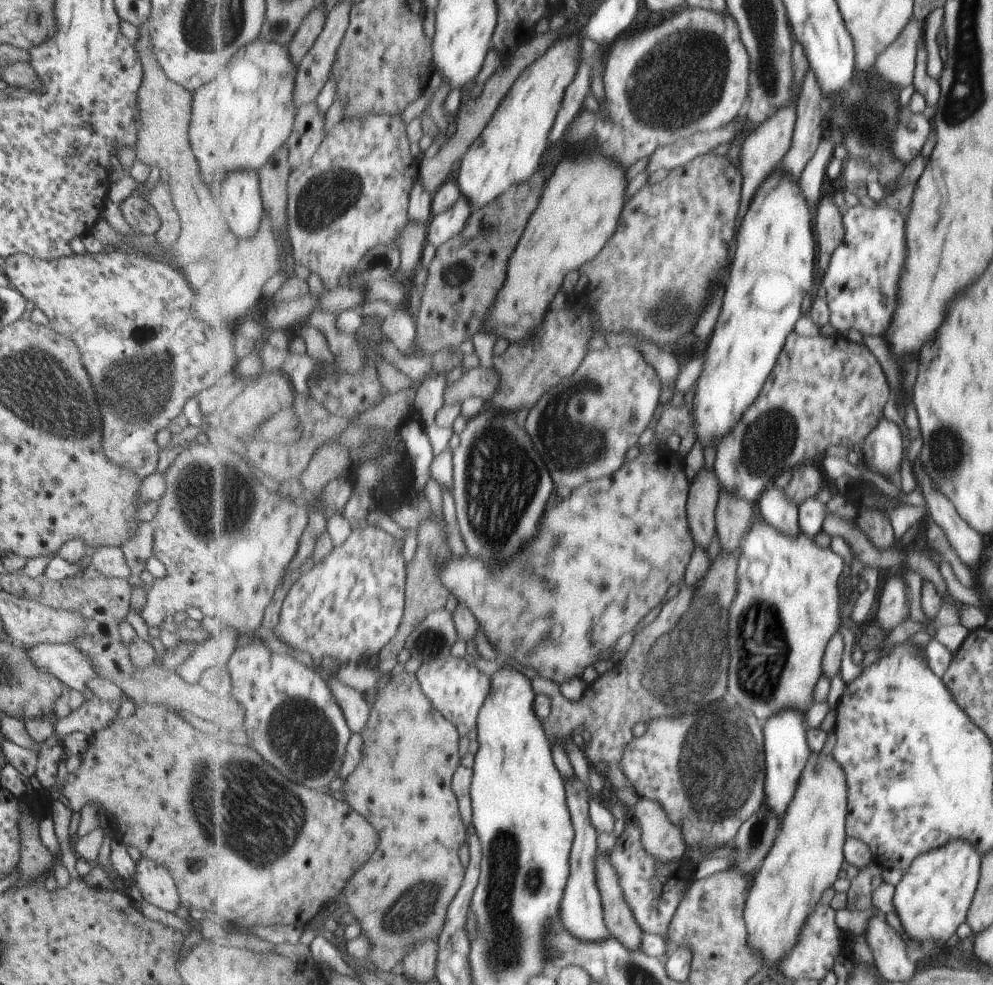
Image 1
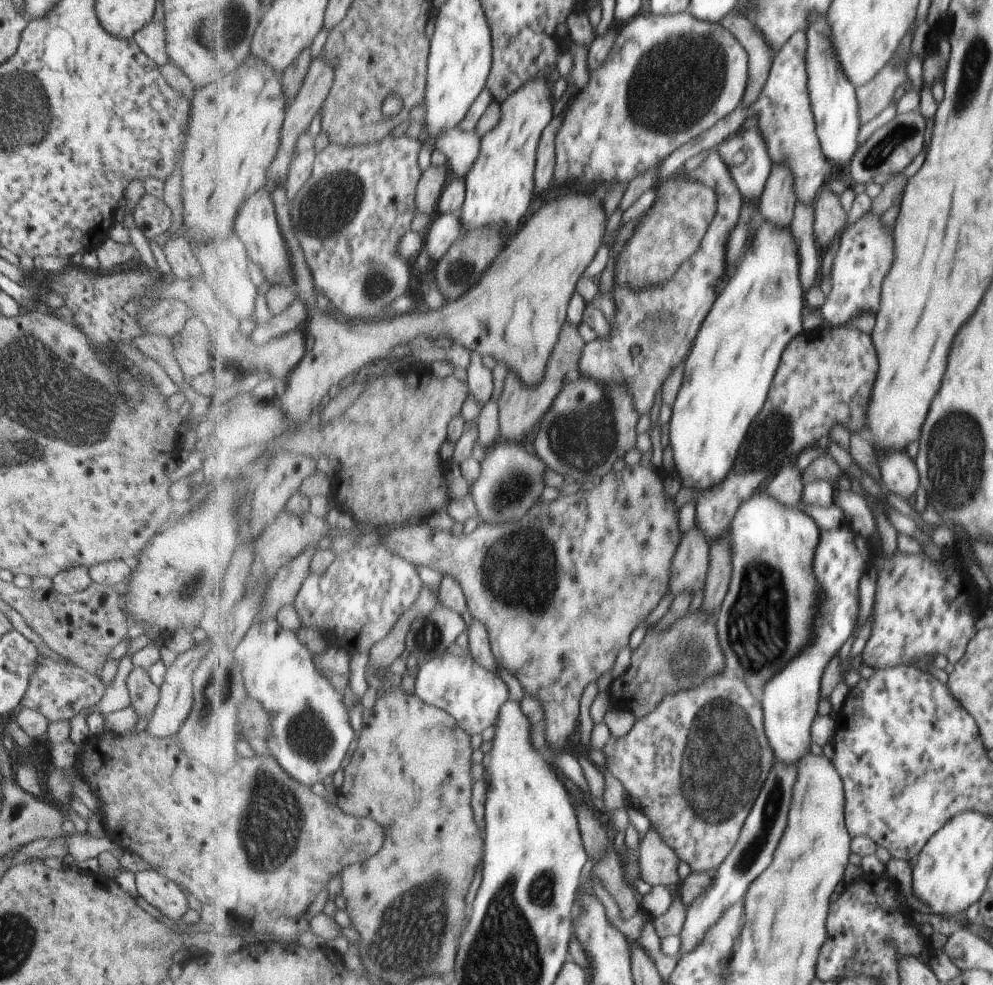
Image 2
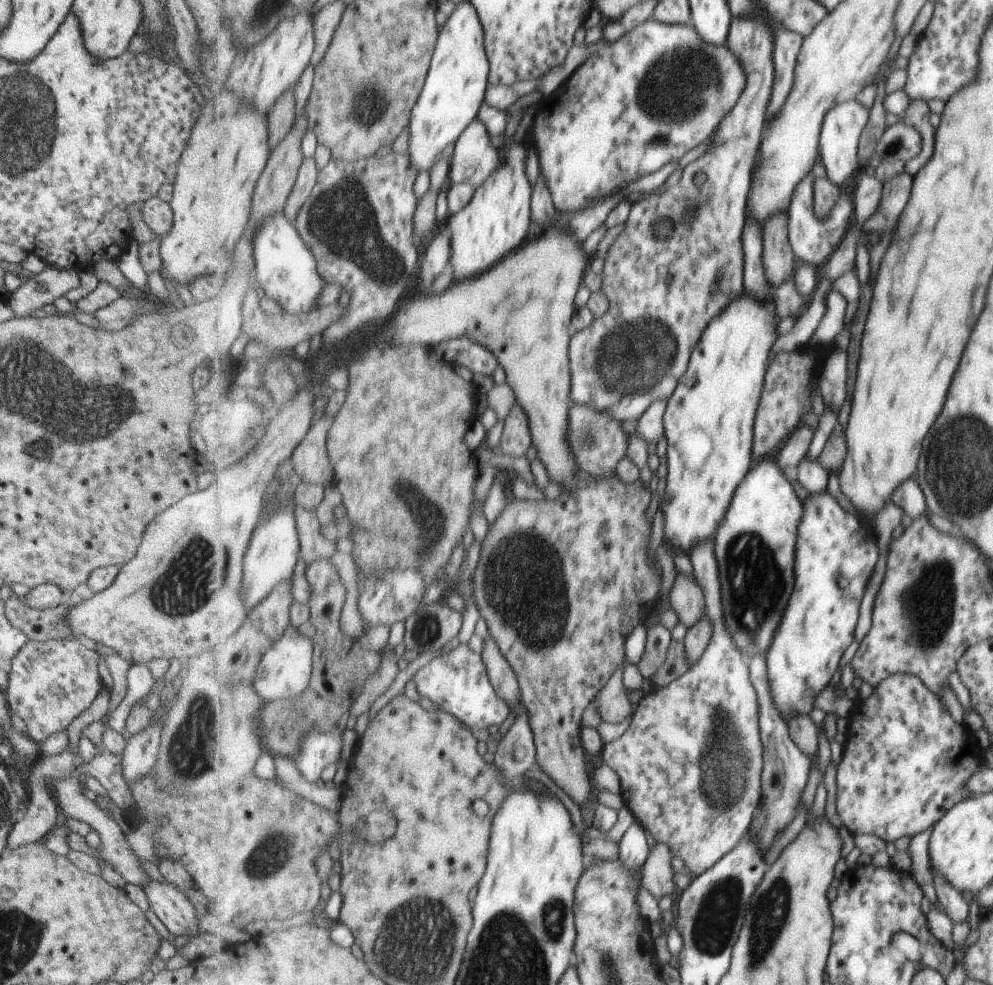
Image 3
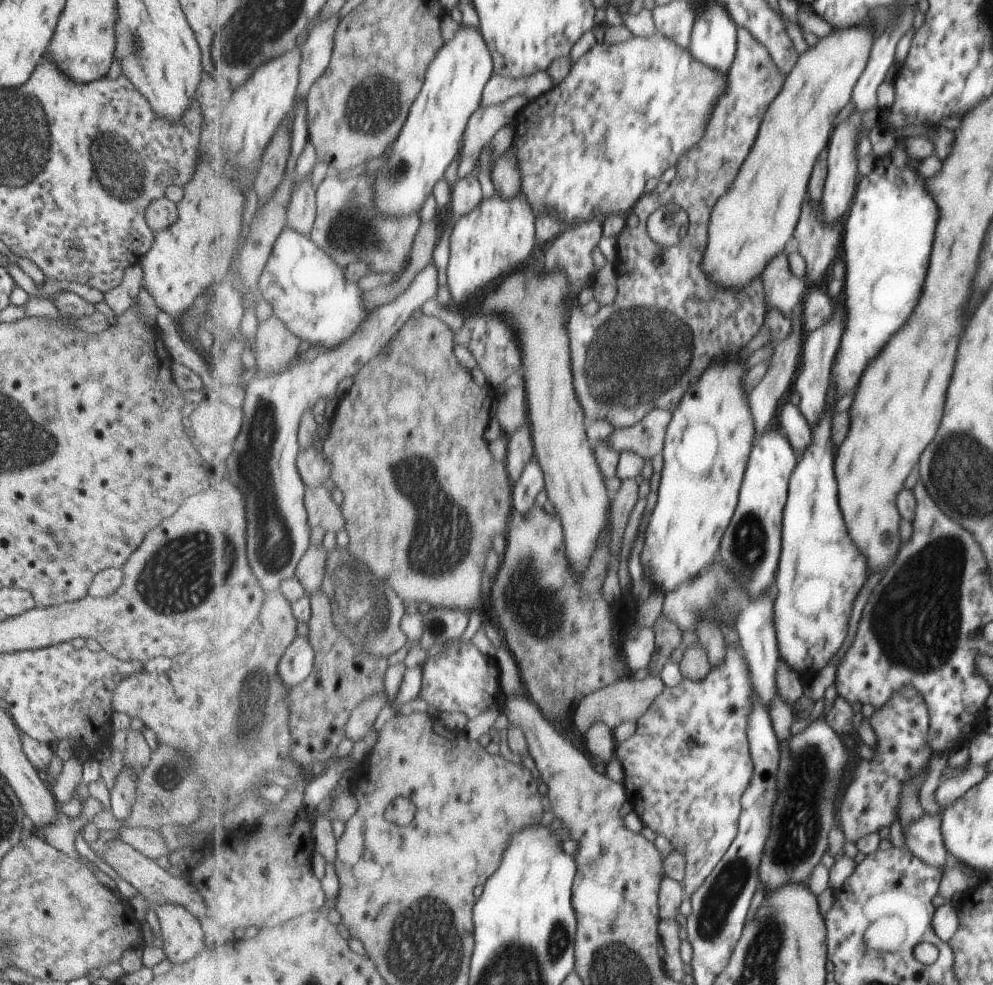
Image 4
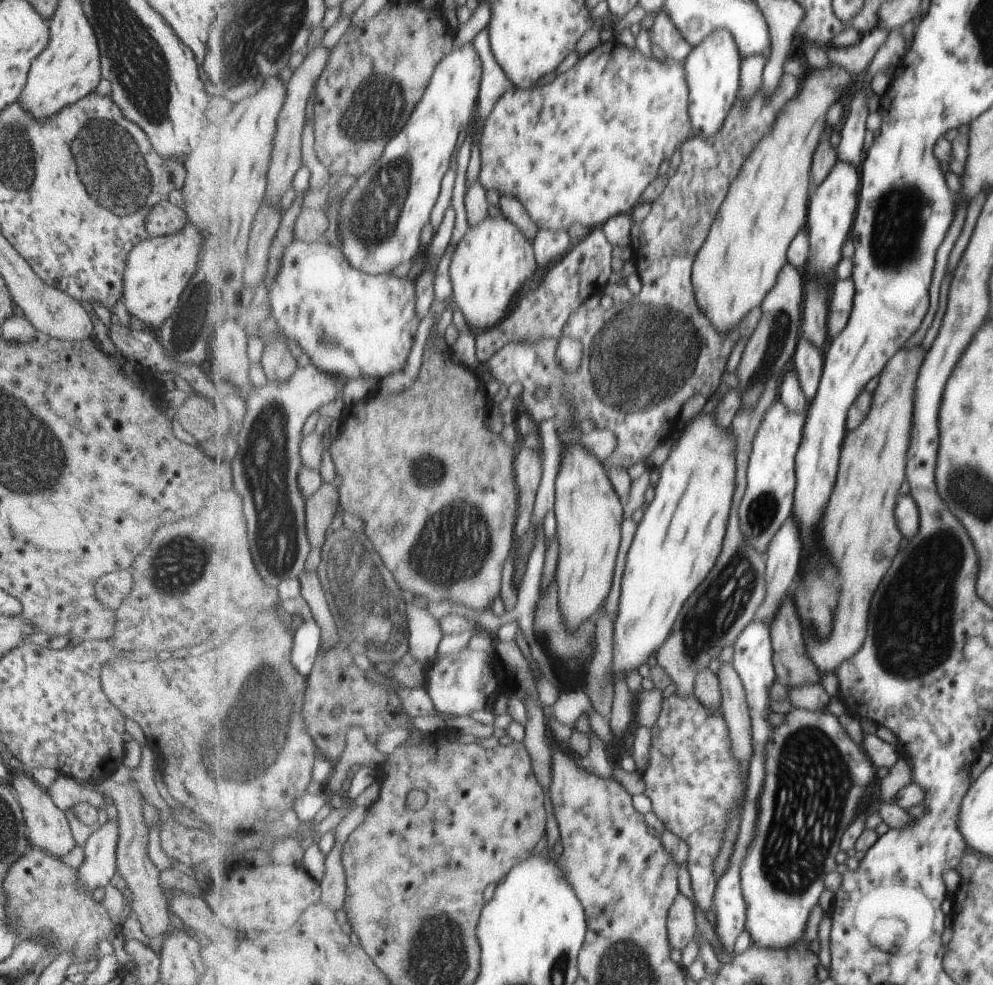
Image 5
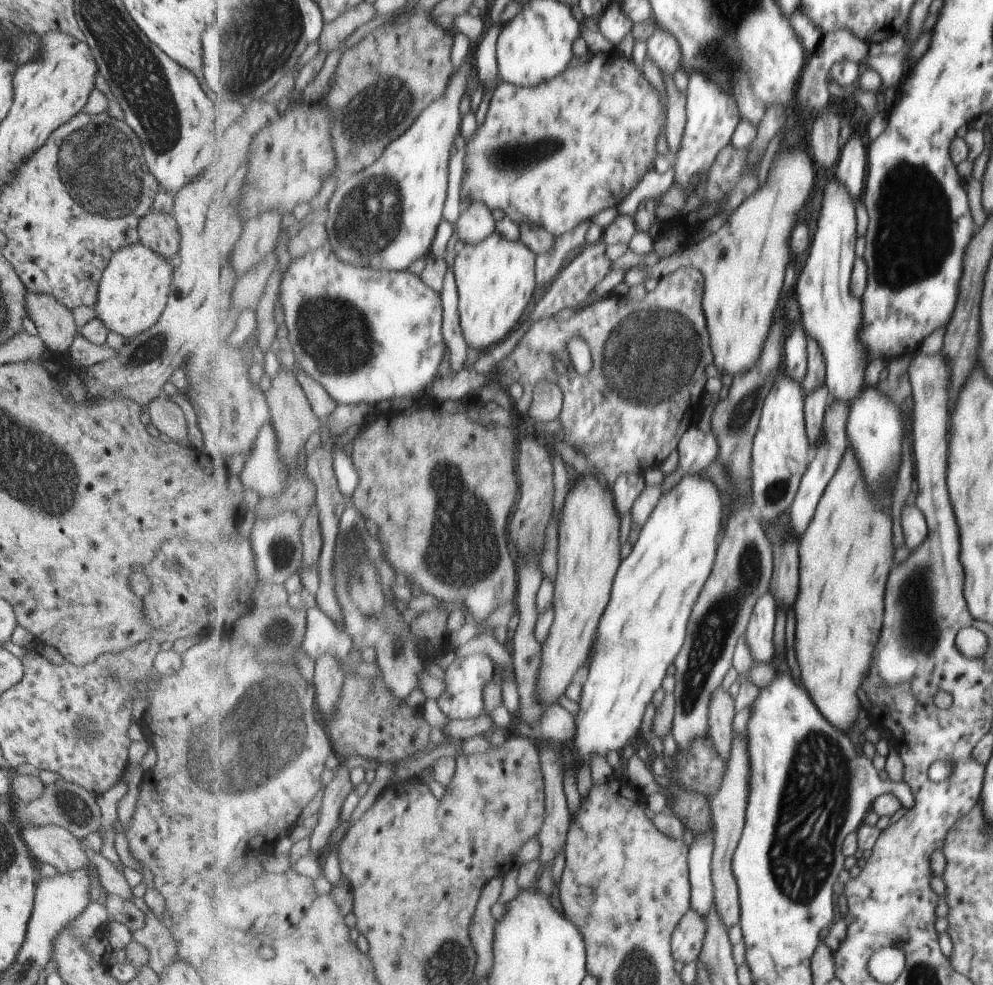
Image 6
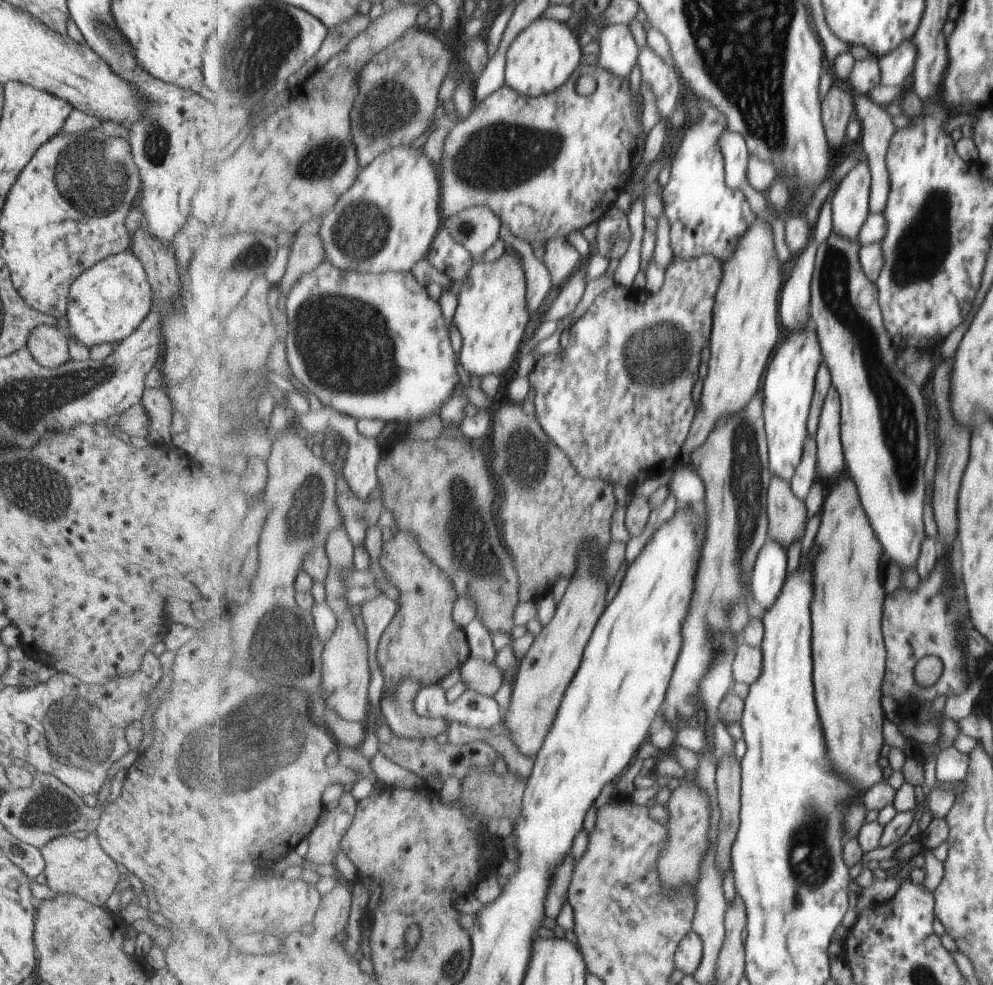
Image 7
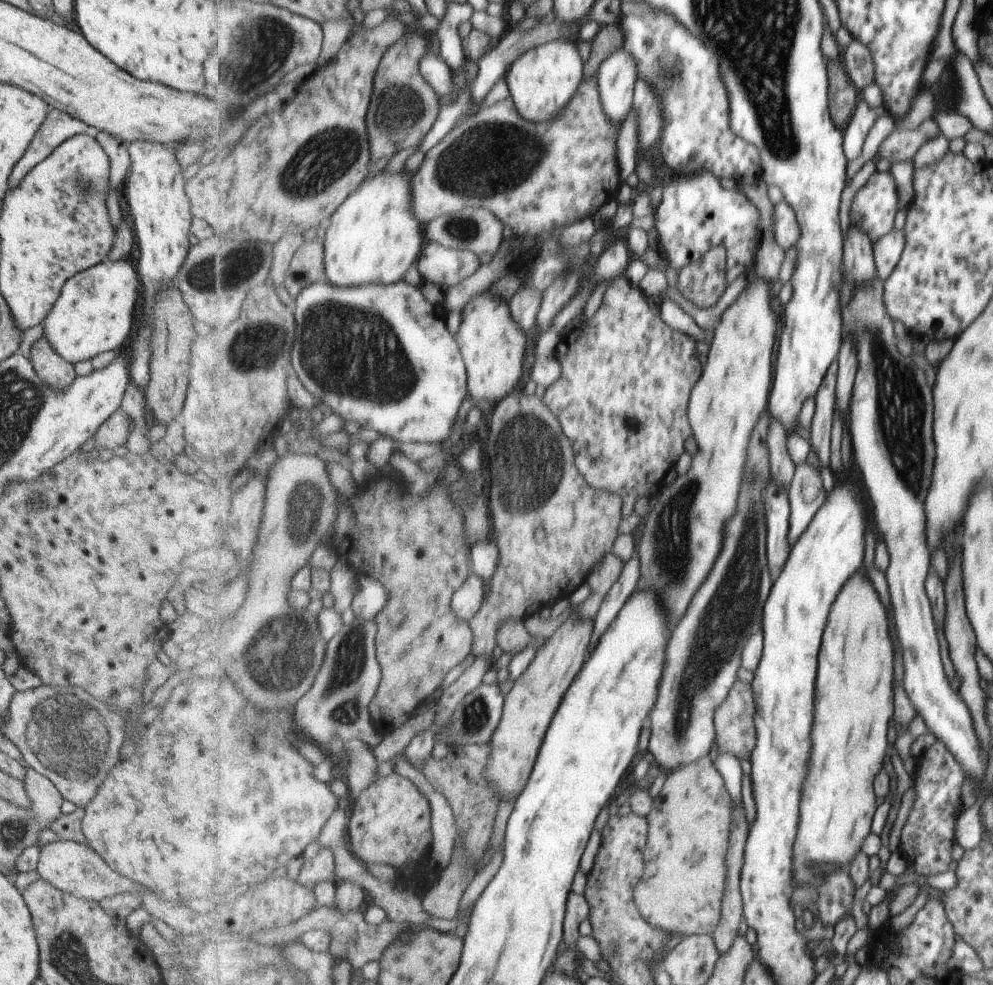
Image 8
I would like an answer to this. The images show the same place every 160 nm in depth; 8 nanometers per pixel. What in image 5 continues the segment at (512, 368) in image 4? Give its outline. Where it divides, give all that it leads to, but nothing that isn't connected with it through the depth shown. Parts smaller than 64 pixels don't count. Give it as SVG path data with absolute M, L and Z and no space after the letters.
M594 227L582 240L546 272L535 290L525 293L499 324L476 332L476 353L481 363L492 358L507 345L513 343L536 343L543 339L561 337L567 319L589 298L601 295L613 272L611 268L613 246L603 227Z

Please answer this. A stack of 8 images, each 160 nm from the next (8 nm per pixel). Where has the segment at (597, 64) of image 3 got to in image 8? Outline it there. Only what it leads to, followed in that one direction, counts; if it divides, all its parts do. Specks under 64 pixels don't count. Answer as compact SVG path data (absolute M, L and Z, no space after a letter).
M598 74L592 77L584 77L580 84L579 90L568 105L560 110L560 113L545 122L531 122L520 114L514 101L513 96L500 100L481 109L477 115L469 117L467 120L455 125L455 128L447 134L443 140L434 146L428 153L426 153L423 164L413 174L412 178L412 193L414 194L414 213L416 217L427 226L432 220L439 218L443 215L456 213L461 209L467 207L483 207L493 211L497 218L501 219L505 226L509 226L510 230L515 235L522 235L523 237L539 237L544 233L555 232L557 228L575 224L583 218L591 217L595 214L596 210L603 208L607 202L616 200L619 194L619 186L622 184L621 176L619 176L619 168L617 167L617 134L621 130L621 125L614 123L606 113L602 98L600 95L600 84Z

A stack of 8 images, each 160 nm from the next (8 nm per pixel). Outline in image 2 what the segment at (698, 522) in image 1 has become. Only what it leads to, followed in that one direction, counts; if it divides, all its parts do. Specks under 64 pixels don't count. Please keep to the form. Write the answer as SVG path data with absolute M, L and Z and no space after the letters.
M695 522L694 527L684 532L680 540L679 549L674 558L673 574L670 584L670 592L674 596L680 595L683 591L693 591L695 594L701 588L705 590L710 569L710 554L711 544L706 534L697 527L697 522Z

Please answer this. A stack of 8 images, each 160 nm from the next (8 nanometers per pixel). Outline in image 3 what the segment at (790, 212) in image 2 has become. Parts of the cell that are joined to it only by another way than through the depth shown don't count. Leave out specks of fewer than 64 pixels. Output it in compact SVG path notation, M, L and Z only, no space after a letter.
M785 211L767 219L764 231L764 265L771 286L779 286L794 269L796 254L789 238L790 214Z

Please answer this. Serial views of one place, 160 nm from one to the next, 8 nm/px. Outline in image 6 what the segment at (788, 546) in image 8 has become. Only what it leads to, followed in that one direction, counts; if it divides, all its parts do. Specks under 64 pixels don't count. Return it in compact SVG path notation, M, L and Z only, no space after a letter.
M770 588L770 592L763 596L763 598L757 603L749 626L745 632L746 644L752 659L751 666L753 666L753 662L769 665L773 660L773 656L775 656L773 634L775 634L775 622L777 622L777 607L779 606L775 597L772 595L772 590Z

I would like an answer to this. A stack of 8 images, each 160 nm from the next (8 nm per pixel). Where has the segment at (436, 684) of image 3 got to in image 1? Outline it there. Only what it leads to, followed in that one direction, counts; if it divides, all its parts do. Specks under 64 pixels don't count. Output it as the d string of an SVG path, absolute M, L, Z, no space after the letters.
M449 655L443 659L433 659L421 664L416 672L424 693L431 702L460 730L461 736L468 736L479 726L478 716L490 691L491 676L479 672L474 664L463 658Z

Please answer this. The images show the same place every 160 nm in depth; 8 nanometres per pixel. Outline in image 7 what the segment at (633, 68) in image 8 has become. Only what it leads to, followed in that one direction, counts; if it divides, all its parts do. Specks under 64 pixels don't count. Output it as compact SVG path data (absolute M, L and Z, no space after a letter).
M629 25L602 26L599 38L599 65L618 77L628 77L640 55L638 41Z

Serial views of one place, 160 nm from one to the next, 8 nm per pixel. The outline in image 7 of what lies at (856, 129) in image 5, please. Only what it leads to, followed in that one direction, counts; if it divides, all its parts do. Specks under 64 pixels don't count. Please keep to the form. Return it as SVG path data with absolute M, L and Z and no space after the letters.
M859 161L832 192L835 232L857 241L870 213L872 172L867 161Z

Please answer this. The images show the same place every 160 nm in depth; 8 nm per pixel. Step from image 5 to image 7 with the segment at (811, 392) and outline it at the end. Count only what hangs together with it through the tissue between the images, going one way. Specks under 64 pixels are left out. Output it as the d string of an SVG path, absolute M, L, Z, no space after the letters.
M809 434L805 441L801 464L796 470L796 476L790 482L795 496L798 496L802 501L809 496L813 482L816 480L817 455L816 435Z

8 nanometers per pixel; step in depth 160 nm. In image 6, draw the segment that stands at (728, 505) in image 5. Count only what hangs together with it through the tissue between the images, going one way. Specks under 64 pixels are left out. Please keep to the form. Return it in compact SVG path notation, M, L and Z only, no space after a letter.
M701 472L686 474L677 486L662 493L655 510L643 525L631 552L622 560L612 590L612 600L605 609L594 642L593 664L583 688L581 712L577 720L575 748L591 762L591 756L607 756L613 748L623 748L639 734L647 706L661 688L669 666L674 664L688 636L688 622L693 607L711 576L719 534L723 534L723 496L709 477Z

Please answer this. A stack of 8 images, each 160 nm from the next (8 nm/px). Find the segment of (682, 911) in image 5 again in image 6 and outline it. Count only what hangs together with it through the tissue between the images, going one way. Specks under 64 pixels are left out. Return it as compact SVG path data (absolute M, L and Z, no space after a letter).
M691 907L672 934L672 953L684 964L697 961L707 932L706 918Z

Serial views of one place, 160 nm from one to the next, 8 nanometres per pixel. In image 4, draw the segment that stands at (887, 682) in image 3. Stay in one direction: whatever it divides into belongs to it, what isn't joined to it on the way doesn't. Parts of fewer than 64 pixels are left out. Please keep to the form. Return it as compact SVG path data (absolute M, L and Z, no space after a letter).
M911 685L893 691L888 701L874 709L869 722L876 735L877 746L872 750L871 759L861 758L854 764L853 776L839 809L841 830L845 839L854 843L871 833L877 833L879 828L889 826L897 818L903 782L923 774L931 754L926 741L929 710L922 694Z

